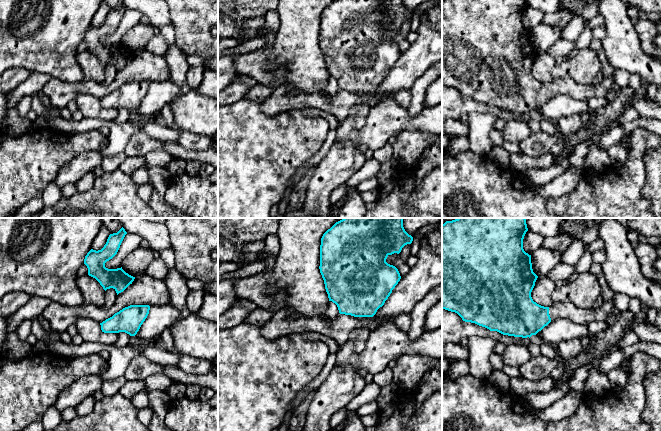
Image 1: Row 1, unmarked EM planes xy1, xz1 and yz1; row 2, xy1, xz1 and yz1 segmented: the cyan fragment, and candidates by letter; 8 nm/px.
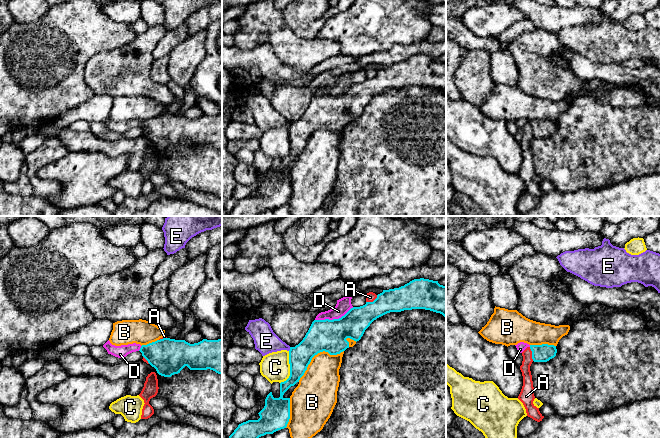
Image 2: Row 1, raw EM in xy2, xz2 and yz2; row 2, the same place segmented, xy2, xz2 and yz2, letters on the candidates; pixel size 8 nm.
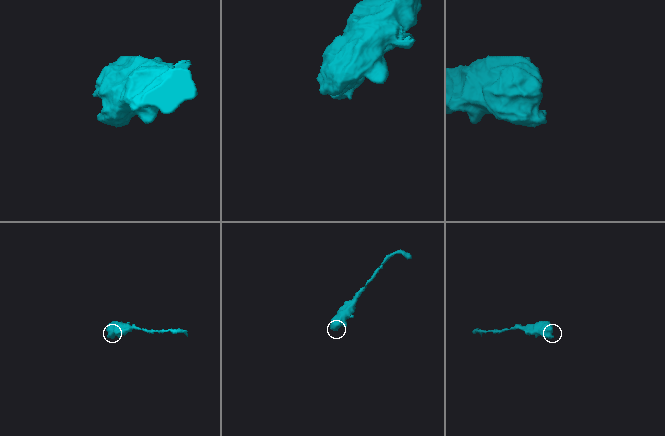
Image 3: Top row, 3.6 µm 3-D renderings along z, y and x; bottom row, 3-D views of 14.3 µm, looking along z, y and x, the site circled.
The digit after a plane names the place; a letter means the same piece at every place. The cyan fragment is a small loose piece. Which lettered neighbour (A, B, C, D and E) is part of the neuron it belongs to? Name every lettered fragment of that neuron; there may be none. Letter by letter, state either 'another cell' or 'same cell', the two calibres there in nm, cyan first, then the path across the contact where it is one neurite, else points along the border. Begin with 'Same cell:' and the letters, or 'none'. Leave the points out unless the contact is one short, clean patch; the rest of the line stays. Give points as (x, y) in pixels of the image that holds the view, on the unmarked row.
Same cell: none
A: another cell; 140 nm thick on the cyan side, 80 nm on the other; border along yz2 (529, 123), (533, 136)
B: another cell; 260 nm thick on the cyan side, 300 nm on the other
C: another cell; 190 nm thick on the cyan side, 240 nm on the other
D: another cell; 260 nm thick on the cyan side, 120 nm on the other; border along xz2 (353, 83), (338, 94), (315, 96)
E: another cell; 220 nm thick on the cyan side, 190 nm on the other; border along xz2 (290, 123), (288, 126)

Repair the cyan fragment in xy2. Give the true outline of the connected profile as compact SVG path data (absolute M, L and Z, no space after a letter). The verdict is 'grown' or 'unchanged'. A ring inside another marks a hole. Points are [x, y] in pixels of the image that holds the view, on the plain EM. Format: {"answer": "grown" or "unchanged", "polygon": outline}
{"answer": "unchanged", "polygon": "M163 114L142 121L142 132L157 149L171 153L187 142L190 146L213 146L222 150L222 114L190 120L185 116Z"}

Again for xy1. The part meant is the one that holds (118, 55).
{"answer": "unchanged", "polygon": "M123 3L117 9L110 10L101 26L91 25L84 35L84 40L88 44L88 51L95 54L105 67L113 64L117 71L132 60L135 53L126 49L122 43L108 45L105 43L105 39L117 30L126 10L127 8Z"}

